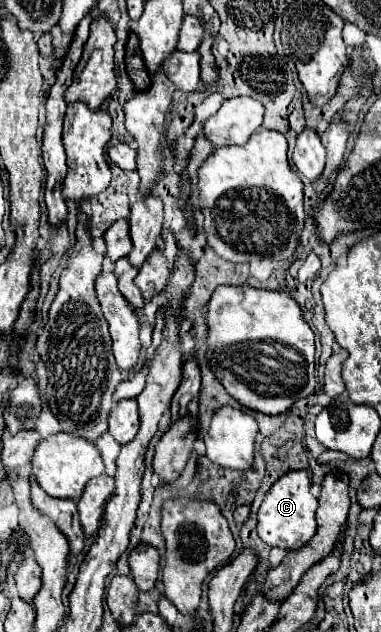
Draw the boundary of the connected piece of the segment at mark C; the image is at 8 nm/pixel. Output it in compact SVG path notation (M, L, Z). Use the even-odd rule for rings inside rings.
M294 470L284 474L268 490L260 510L258 510L258 536L268 546L278 546L284 550L302 548L316 532L316 498L310 494L310 476L306 470Z

